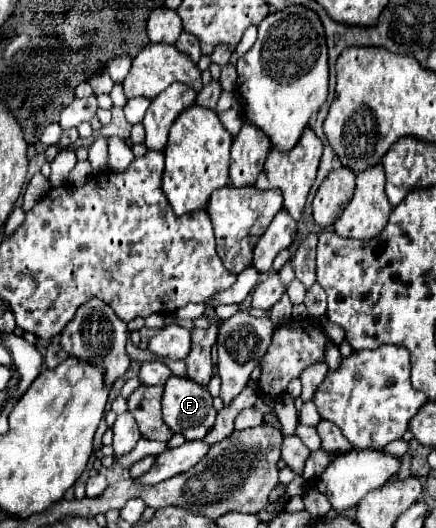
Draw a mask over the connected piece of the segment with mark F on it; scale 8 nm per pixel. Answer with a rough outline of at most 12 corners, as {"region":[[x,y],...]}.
{"region":[[173,375],[163,421],[203,439],[217,411],[207,387]]}

